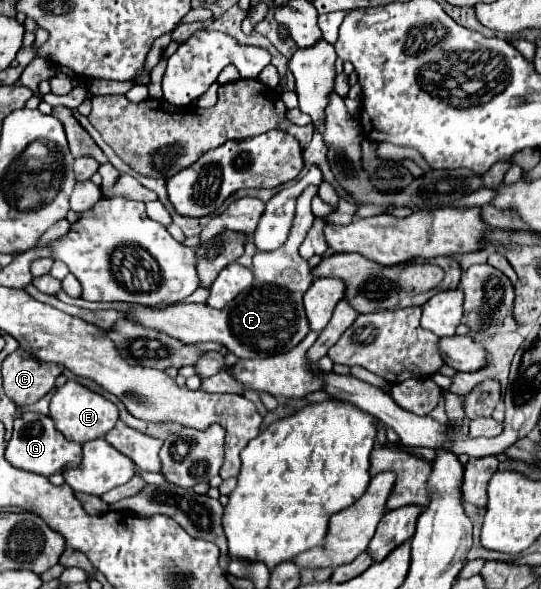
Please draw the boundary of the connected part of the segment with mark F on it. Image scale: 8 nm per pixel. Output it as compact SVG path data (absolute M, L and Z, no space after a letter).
M317 186L307 188L295 206L295 218L287 242L277 252L257 252L253 256L251 272L255 276L249 290L241 292L229 306L215 310L205 304L175 304L163 310L151 310L147 306L131 304L125 316L137 316L141 326L157 328L185 344L219 342L237 358L267 358L295 348L307 334L309 322L303 308L303 294L313 284L311 268L299 256L299 246L305 240L315 216L311 214L311 200L317 196Z

